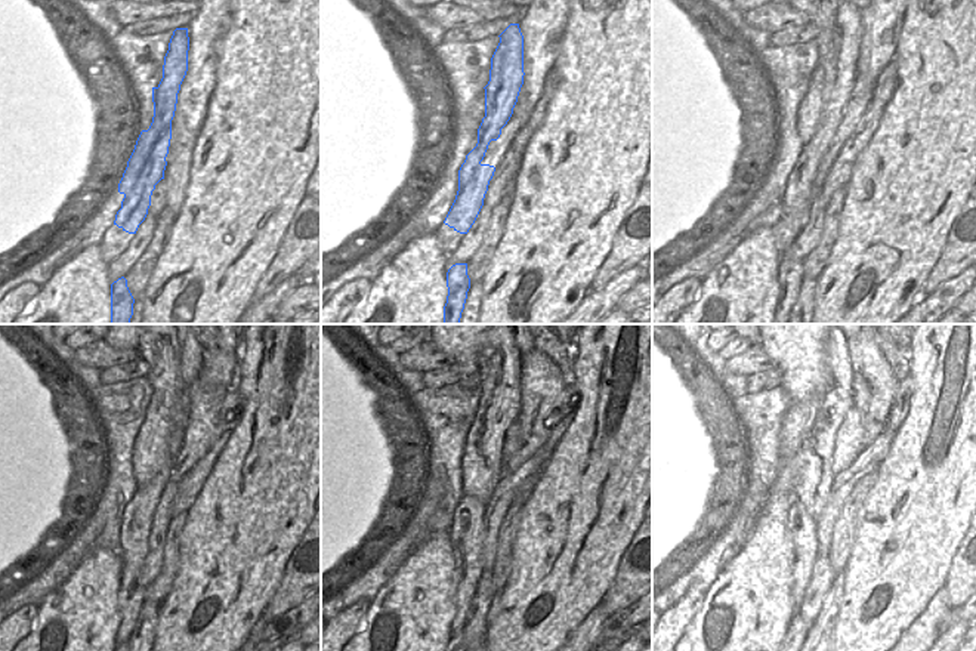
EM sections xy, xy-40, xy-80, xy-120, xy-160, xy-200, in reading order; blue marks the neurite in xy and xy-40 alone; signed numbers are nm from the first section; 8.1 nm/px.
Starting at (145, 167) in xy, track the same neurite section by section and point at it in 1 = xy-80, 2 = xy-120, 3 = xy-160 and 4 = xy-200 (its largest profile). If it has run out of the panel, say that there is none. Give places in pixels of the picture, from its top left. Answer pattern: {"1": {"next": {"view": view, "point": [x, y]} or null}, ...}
{"1": {"next": {"view": "xy-80", "point": [840, 62]}}, "2": {"next": {"view": "xy-120", "point": [138, 514]}}, "3": {"next": {"view": "xy-160", "point": [466, 534]}}, "4": {"next": {"view": "xy-200", "point": [803, 531]}}}

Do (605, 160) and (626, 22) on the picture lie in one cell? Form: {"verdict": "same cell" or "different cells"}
{"verdict": "same cell"}

